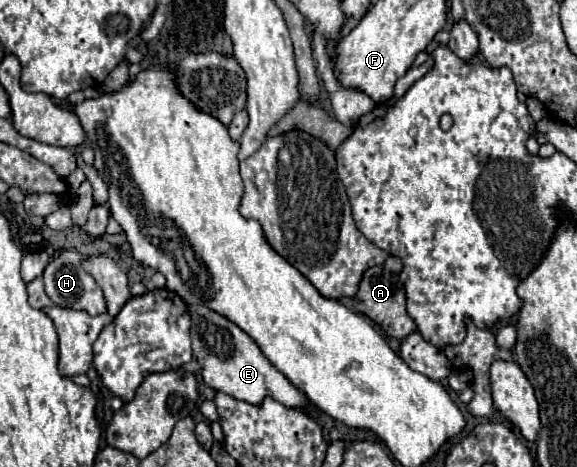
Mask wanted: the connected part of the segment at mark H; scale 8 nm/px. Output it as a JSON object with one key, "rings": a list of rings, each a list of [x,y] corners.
{"rings":[[[64,249],[60,257],[56,257],[52,263],[46,265],[42,279],[44,279],[44,287],[46,287],[46,295],[52,299],[54,305],[58,307],[72,307],[72,309],[80,309],[86,311],[88,315],[100,315],[106,313],[106,301],[102,295],[102,289],[98,287],[98,283],[94,281],[92,275],[88,275],[82,267],[80,267],[80,259],[82,255],[76,249]]]}

